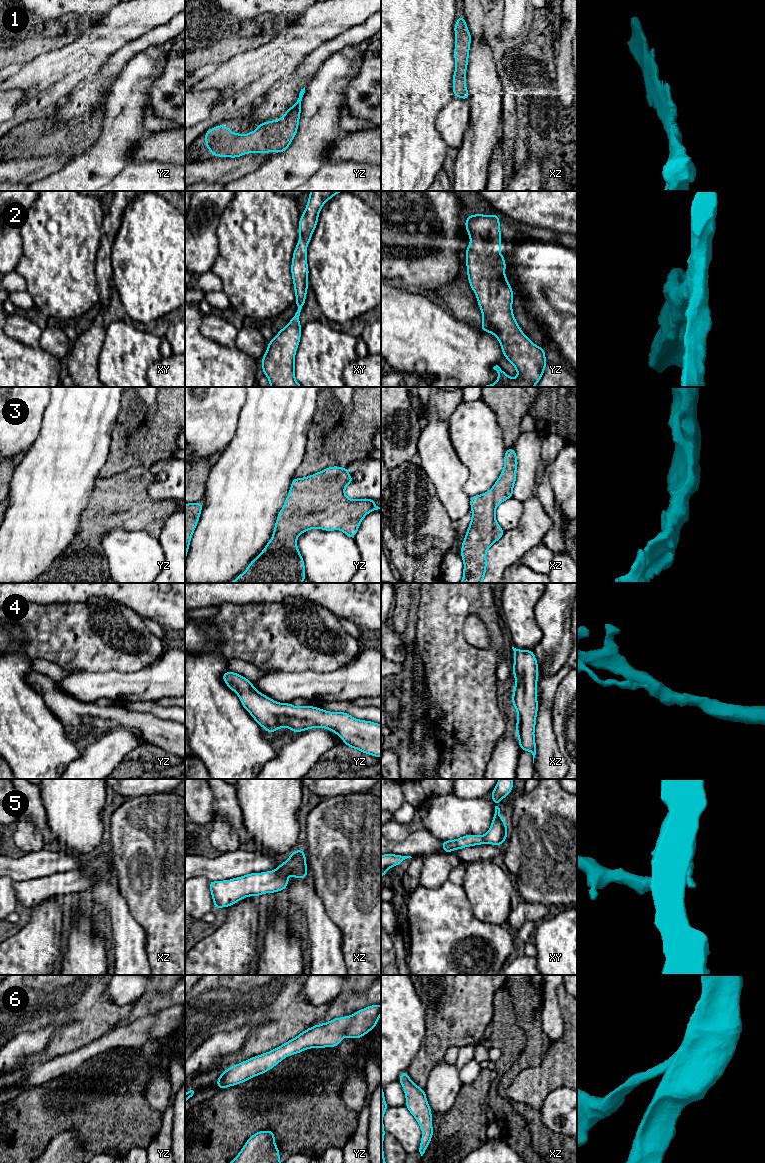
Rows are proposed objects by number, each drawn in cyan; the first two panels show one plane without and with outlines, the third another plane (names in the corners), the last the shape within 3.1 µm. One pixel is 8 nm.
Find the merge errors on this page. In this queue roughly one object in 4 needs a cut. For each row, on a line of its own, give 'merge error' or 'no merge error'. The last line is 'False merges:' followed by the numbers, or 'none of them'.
1: no merge error
2: no merge error
3: no merge error
4: no merge error
5: no merge error
6: no merge error
False merges: none of them

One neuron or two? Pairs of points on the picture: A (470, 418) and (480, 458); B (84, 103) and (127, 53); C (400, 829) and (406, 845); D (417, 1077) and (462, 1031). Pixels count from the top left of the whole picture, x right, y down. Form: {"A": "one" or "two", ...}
{"A": "one", "B": "one", "C": "two", "D": "one"}

